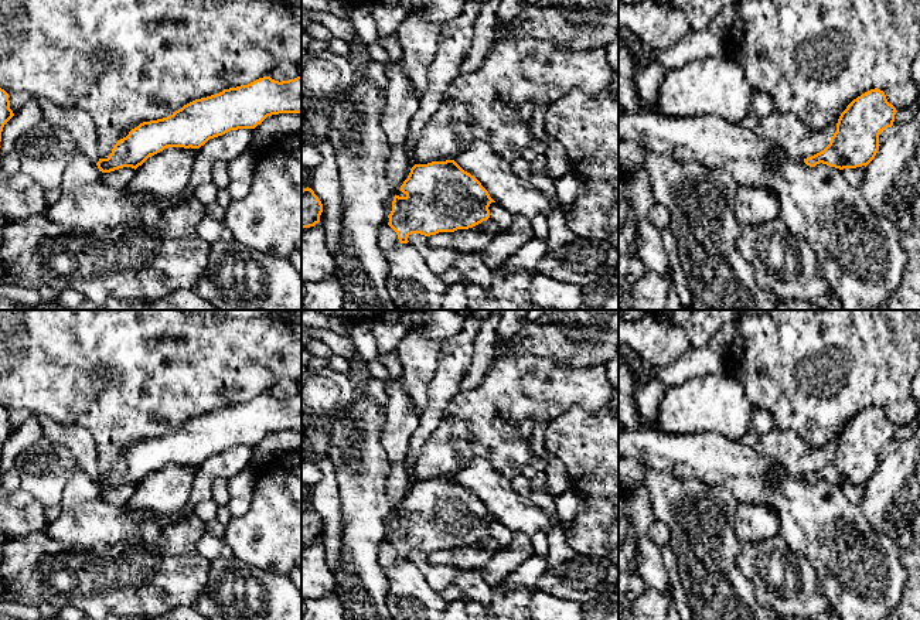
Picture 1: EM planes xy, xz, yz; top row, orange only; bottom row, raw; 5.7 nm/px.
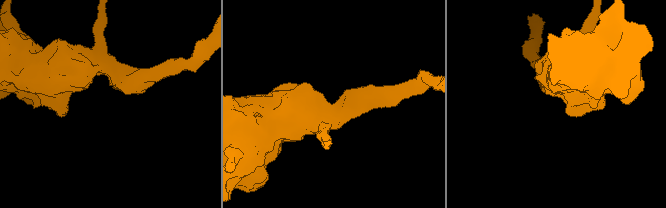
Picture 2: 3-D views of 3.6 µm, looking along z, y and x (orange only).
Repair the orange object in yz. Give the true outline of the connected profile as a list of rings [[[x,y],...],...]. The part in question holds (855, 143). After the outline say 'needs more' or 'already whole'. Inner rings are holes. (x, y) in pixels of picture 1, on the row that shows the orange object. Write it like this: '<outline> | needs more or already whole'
[[[875,88],[862,93],[841,113],[836,132],[831,137],[829,144],[822,151],[804,159],[804,163],[810,167],[822,163],[839,170],[866,167],[879,150],[879,134],[893,126],[896,112],[896,108],[887,102],[883,91]]] | already whole

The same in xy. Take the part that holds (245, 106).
[[[301,75],[282,82],[263,76],[195,99],[167,117],[143,122],[117,140],[109,157],[99,159],[96,166],[102,173],[123,167],[136,170],[167,147],[200,149],[209,139],[231,130],[255,129],[268,116],[279,113],[301,113]]] | already whole

